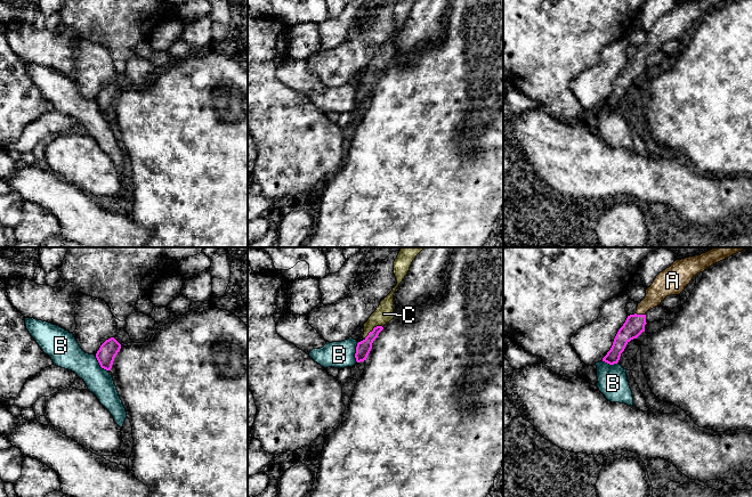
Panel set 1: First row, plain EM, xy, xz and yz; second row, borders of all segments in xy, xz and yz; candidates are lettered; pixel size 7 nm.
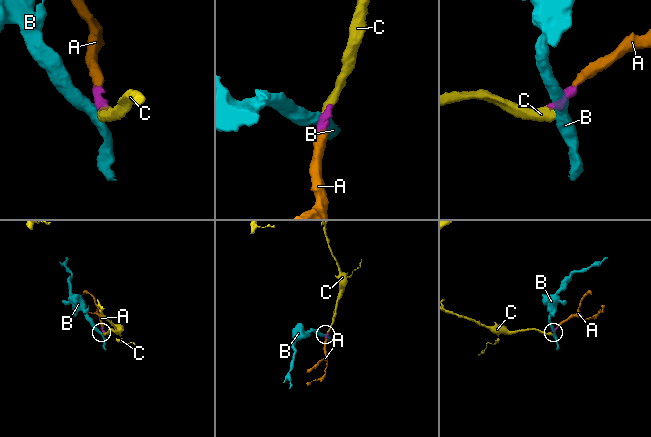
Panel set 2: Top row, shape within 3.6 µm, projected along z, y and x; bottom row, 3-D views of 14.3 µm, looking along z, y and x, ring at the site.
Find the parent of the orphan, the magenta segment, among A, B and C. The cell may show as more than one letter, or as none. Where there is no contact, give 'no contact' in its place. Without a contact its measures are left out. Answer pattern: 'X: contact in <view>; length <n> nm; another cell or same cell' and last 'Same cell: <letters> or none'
A: contact in yz; length 70 nm; same cell
B: contact in xz; length 140 nm; another cell
C: contact in xz; length 170 nm; same cell
Same cell: A, C

